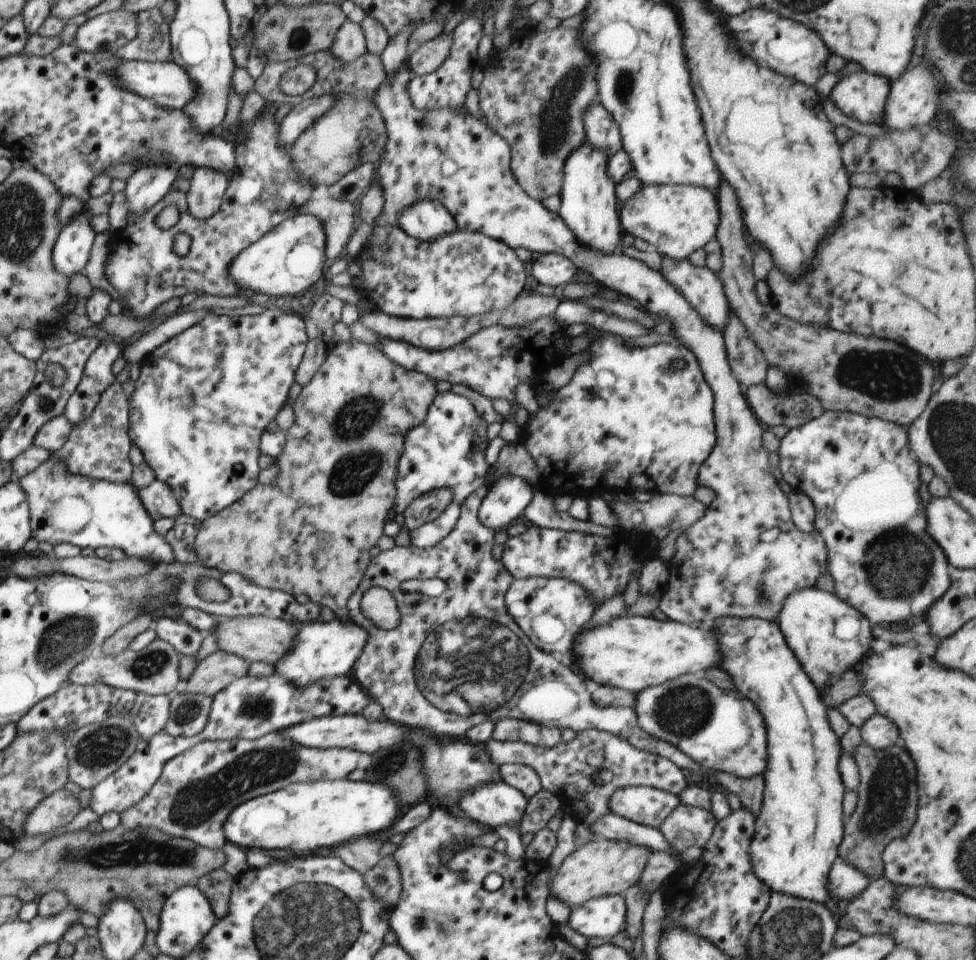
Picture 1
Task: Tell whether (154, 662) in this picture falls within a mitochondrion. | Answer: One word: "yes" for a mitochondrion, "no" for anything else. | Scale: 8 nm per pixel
yes

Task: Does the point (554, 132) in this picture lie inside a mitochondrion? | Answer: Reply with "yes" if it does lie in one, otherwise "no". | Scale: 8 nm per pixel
yes

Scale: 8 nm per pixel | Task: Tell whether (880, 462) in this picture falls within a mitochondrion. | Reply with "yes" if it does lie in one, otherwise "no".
no

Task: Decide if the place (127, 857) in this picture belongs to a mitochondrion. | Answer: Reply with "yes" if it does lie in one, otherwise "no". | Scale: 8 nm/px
yes

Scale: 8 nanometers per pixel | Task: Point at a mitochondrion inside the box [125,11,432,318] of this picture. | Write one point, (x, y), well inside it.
(298, 38)

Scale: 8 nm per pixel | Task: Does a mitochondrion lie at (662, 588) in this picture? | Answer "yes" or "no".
no

